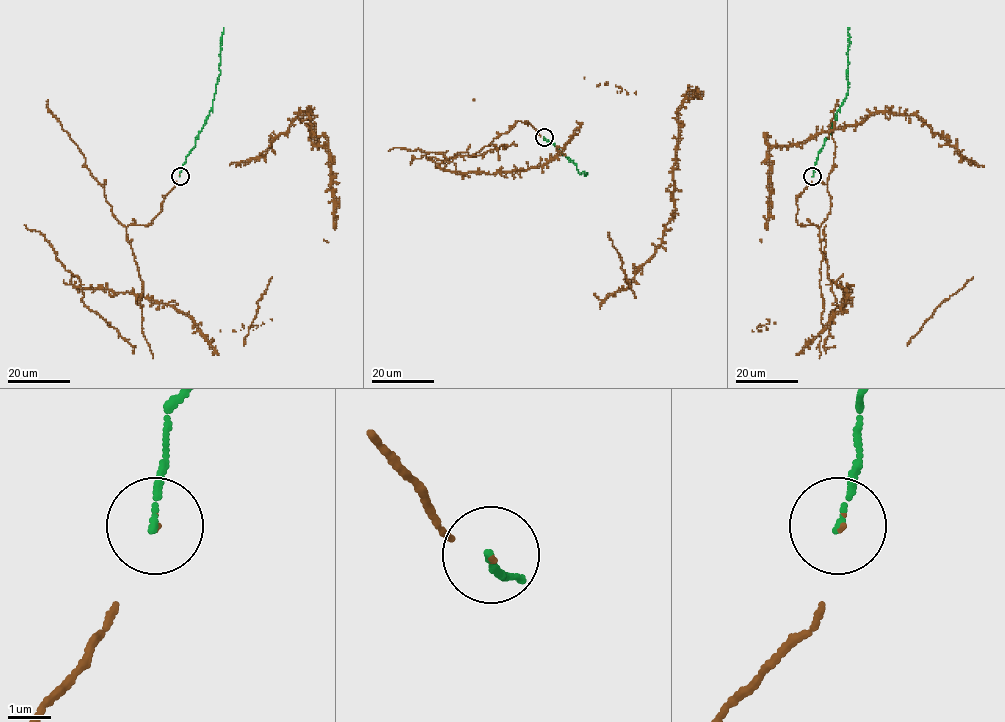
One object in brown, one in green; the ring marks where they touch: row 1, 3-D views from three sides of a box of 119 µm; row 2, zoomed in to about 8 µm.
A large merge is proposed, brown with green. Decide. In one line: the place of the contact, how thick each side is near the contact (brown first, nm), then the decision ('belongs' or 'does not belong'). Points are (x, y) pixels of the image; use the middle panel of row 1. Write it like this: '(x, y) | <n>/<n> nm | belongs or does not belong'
(544, 137) | 40/130 nm | belongs

